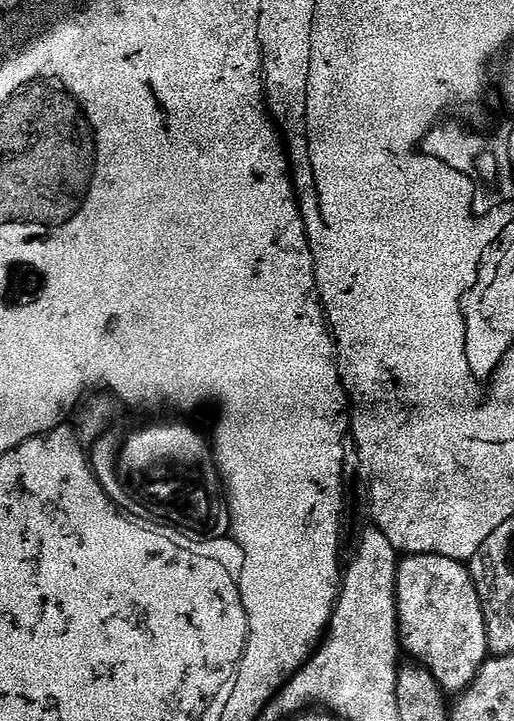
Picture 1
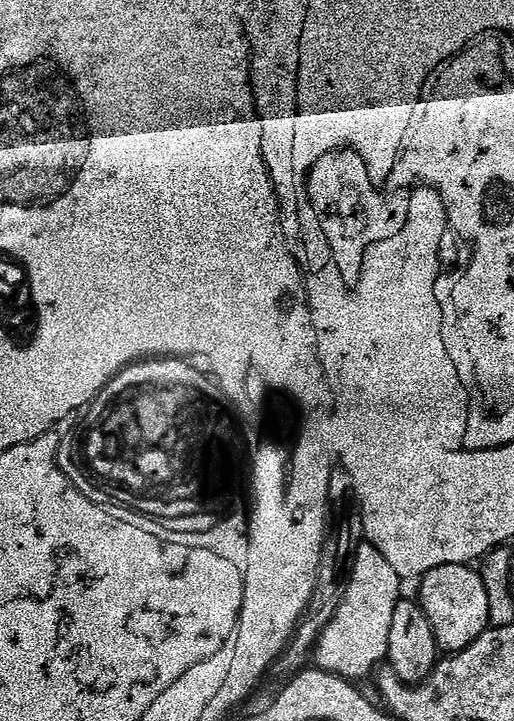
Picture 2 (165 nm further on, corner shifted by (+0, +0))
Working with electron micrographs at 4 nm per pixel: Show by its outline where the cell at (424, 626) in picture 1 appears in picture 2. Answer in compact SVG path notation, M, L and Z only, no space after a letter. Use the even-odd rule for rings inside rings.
M466 564L438 566L438 570L430 570L422 577L418 587L418 603L433 627L441 653L455 654L466 650L483 632L488 631L490 601L481 573L475 567Z

